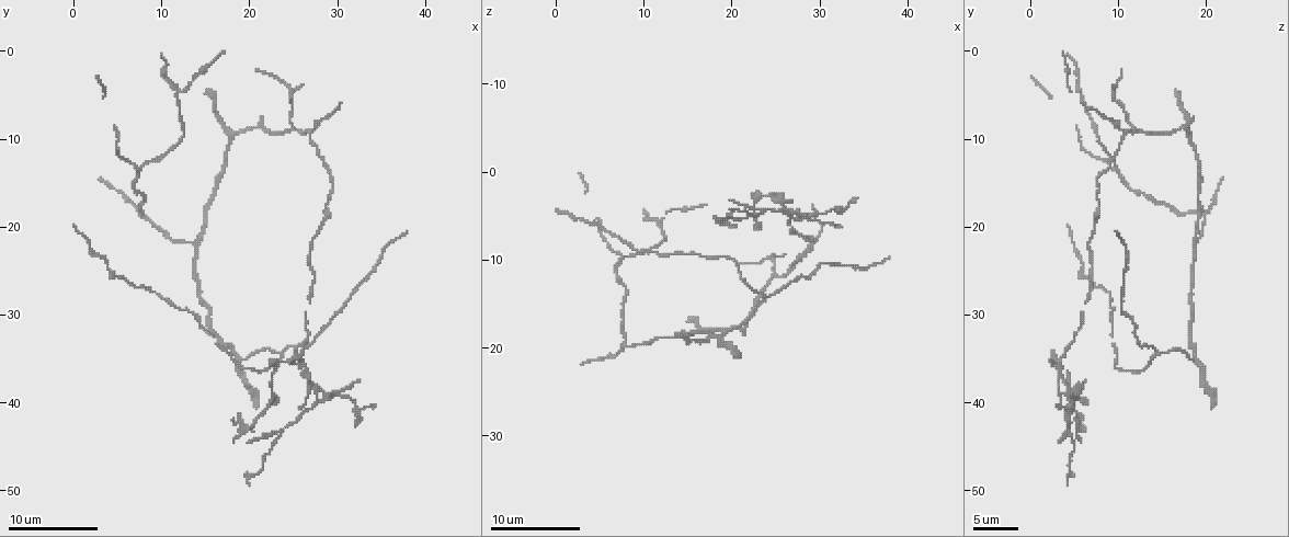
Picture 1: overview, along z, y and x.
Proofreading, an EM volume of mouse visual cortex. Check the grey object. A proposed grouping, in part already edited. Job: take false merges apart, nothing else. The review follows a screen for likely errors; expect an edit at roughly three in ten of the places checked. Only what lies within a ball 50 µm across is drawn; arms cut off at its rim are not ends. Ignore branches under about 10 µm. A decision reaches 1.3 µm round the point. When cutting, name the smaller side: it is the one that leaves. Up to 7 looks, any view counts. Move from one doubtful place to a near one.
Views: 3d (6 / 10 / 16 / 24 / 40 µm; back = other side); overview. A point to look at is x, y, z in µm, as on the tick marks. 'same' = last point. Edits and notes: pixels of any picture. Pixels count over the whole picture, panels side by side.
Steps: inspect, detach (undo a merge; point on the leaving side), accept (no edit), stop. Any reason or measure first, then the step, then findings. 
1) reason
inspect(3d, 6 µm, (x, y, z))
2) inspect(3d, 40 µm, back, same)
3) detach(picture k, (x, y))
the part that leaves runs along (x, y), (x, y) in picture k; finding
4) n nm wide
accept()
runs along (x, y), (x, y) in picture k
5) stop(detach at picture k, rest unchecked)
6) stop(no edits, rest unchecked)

inspect(3d, 10 µm, (8.2, 19.2, 19.8))

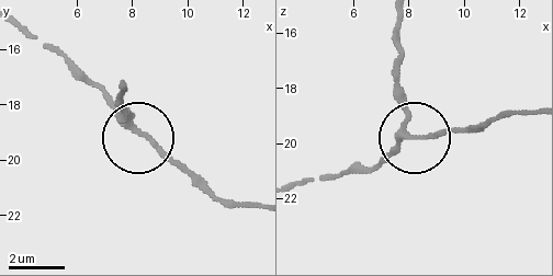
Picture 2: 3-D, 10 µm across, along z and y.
accept()
runs along (534, 111), (506, 111), (456, 131), (416, 139), (395, 92) in picture 2; one cell here

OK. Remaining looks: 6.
inspect(3d, 10 µm, (7.6, 17.8, 15.4))

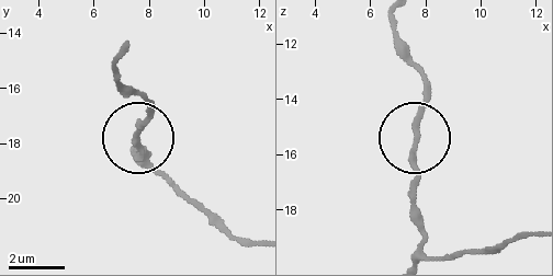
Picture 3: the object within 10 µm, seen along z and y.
accept()
runs along (530, 232), (473, 253), (426, 253), (417, 204), (424, 79) in picture 3; all the same cell

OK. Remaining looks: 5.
thin arm on a thick one
inspect(3d, 6 µm, (13.4, 22.0, 19.0))

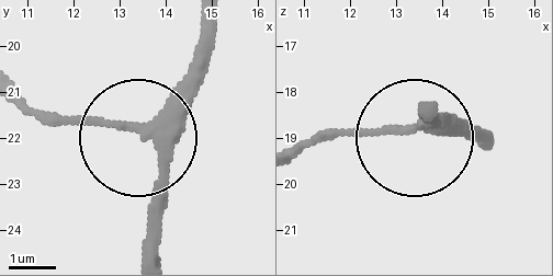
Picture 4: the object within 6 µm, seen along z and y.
3 arms
accept()
one cell here

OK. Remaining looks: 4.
three-way junction
inspect(3d, 6 µm, (25.8, 36.0, 3.0))

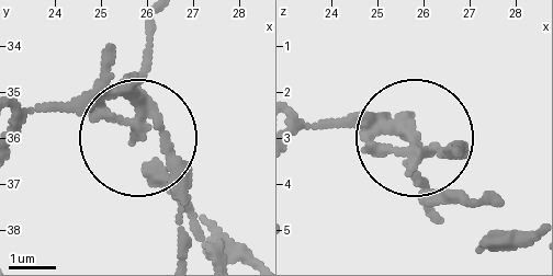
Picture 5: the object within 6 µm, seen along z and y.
detach(picture 5, (85, 98))
the part that leaves runs along (136, 118), (46, 106), (19, 130) in picture 5; a second cell is stuck on

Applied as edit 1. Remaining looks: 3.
stop(detach at picture 5, rest unchecked)

